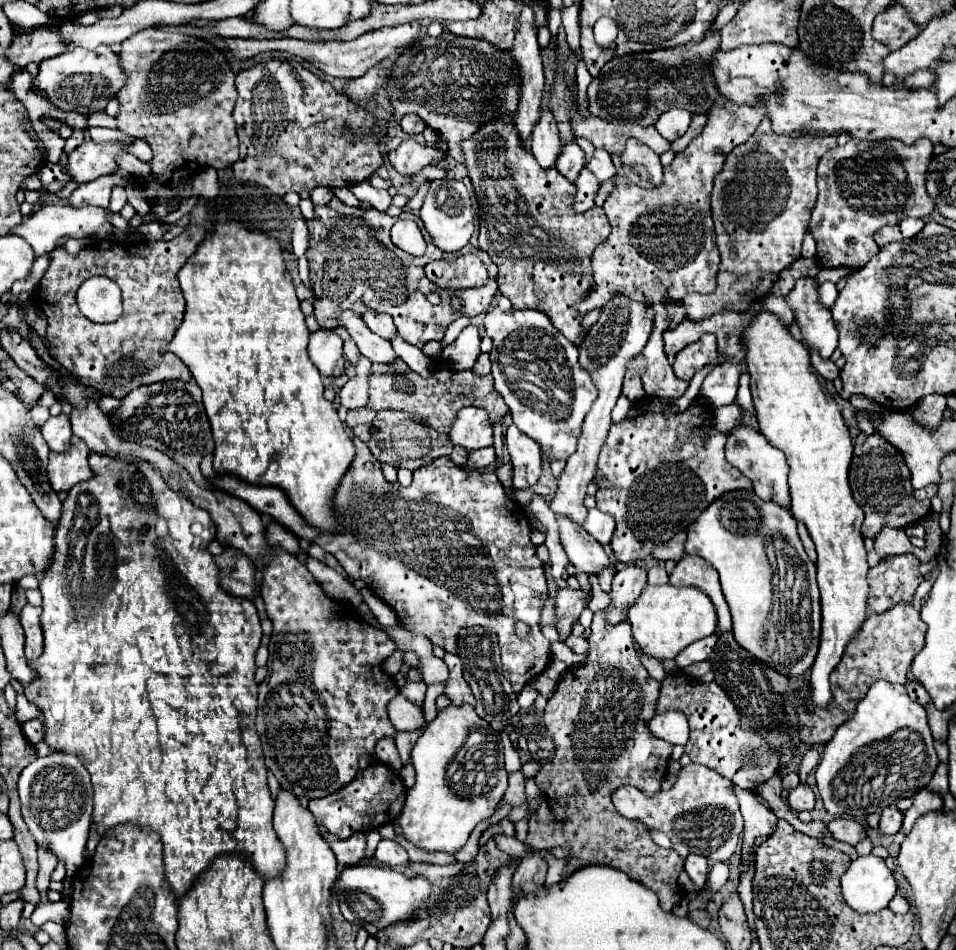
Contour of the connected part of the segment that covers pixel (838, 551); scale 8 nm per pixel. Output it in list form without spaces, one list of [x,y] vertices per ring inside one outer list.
[[[761,312],[745,330],[747,366],[751,376],[751,394],[759,420],[761,434],[779,448],[791,470],[791,514],[803,522],[817,548],[817,582],[821,590],[821,644],[811,668],[809,688],[811,702],[817,708],[827,708],[833,702],[829,674],[839,664],[847,644],[857,638],[869,610],[867,584],[867,552],[859,524],[863,510],[851,496],[849,464],[853,442],[841,410],[827,390],[825,378],[817,374],[809,362],[809,350],[791,338],[789,330],[771,312]]]

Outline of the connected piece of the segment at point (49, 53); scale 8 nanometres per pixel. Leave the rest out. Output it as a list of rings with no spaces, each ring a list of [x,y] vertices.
[[[39,26],[31,32],[23,32],[13,38],[13,46],[7,50],[9,60],[17,66],[27,66],[29,62],[43,62],[67,50],[65,38],[57,34],[57,26]]]

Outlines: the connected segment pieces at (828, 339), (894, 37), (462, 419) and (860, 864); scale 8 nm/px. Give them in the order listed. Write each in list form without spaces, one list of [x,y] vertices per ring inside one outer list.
[[[801,278],[787,298],[791,308],[795,308],[793,312],[803,334],[803,344],[817,350],[821,358],[831,358],[837,348],[837,328],[831,312],[819,304],[817,284],[813,284],[811,278]]]
[[[893,6],[885,12],[881,12],[873,22],[873,38],[879,42],[885,42],[891,50],[901,48],[911,38],[915,38],[921,32],[913,22],[909,22],[909,16],[901,6]]]
[[[461,408],[449,430],[449,440],[467,452],[493,446],[493,426],[481,408]]]
[[[859,856],[841,876],[845,902],[861,914],[879,912],[889,906],[897,894],[891,870],[877,856]]]

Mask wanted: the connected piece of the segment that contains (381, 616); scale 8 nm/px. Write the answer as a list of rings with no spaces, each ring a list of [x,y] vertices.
[[[363,588],[361,594],[363,594],[365,604],[371,608],[373,616],[375,616],[381,624],[385,624],[385,626],[395,626],[395,624],[397,624],[397,616],[393,614],[393,610],[389,610],[389,606],[387,606],[385,602],[381,602],[369,588]]]

